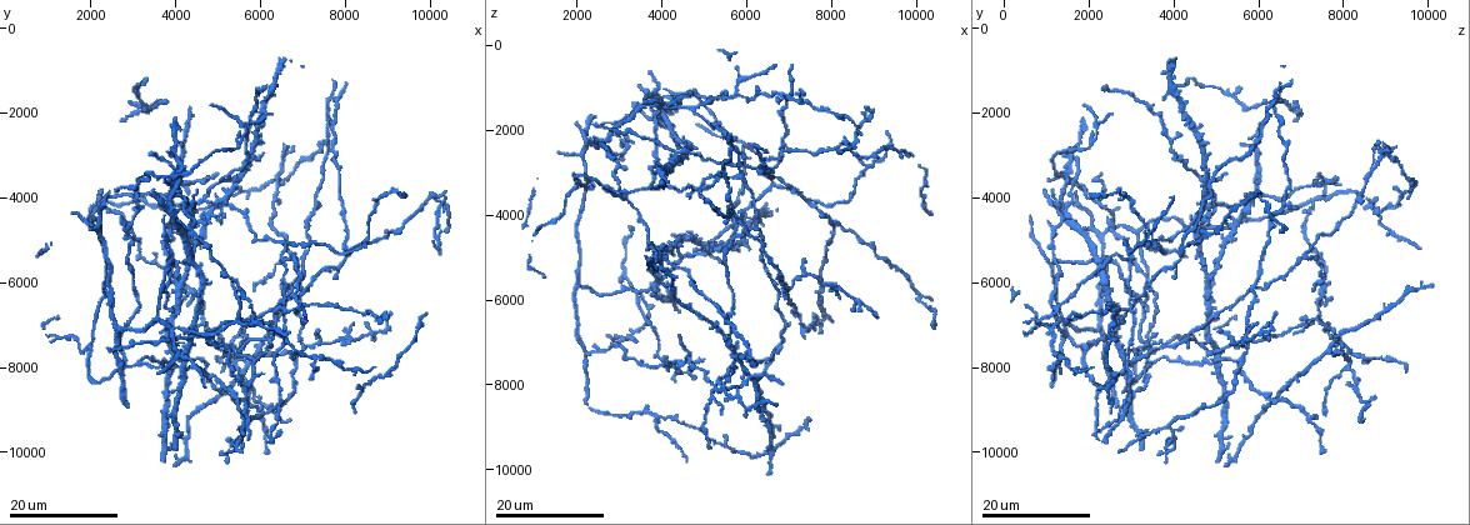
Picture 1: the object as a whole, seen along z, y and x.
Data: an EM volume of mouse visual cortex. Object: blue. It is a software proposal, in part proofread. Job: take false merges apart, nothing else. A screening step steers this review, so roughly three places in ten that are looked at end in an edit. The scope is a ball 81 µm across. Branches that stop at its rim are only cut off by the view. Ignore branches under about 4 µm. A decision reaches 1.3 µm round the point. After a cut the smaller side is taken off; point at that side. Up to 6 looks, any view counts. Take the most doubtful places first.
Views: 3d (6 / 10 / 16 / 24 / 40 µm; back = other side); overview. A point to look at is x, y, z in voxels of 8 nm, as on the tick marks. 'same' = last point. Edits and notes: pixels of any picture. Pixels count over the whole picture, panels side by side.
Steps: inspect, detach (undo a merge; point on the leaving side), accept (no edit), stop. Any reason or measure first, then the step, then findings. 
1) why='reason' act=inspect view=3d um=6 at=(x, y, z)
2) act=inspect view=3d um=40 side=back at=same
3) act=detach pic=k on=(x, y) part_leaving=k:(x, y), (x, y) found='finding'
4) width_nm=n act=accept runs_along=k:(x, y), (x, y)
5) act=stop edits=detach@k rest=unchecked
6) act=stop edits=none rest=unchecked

why='three-way junction' act=inspect view=3d um=16 at=(4700, 6900, 7400)

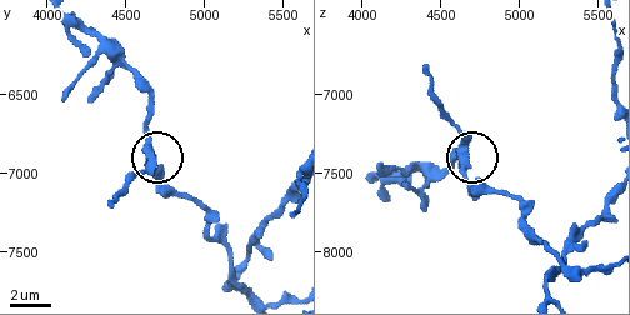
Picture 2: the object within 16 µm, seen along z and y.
act=inspect view=3d um=6 at=(4660, 6880, 7400)

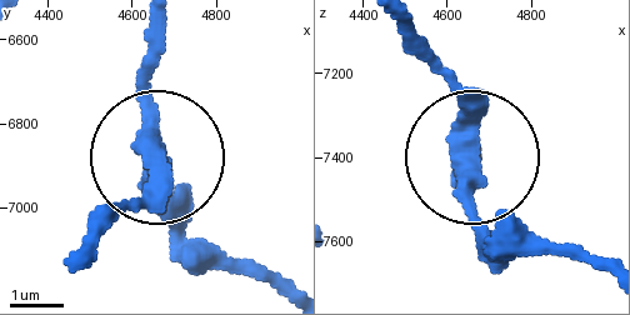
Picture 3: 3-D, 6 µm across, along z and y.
width_nm=350 act=accept found='continuous, no second neuron'

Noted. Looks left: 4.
act=inspect view=3d um=24 at=(3850, 5600, 1100)

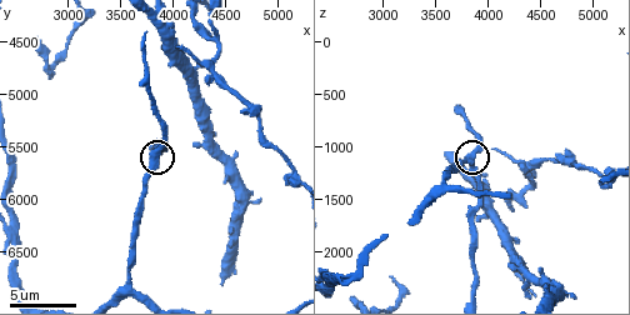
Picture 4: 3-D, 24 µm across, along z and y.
why='zoom in' act=inspect view=3d um=10 at=same

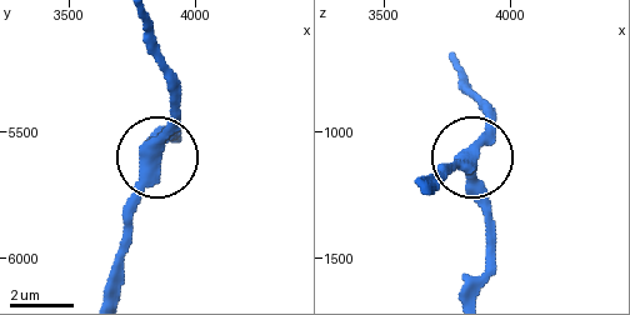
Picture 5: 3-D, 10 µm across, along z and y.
act=accept runs_along=5:(109, 293), (130, 196), (179, 103) found='all the same neuron'

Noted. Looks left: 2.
why='small branch off a trunk' act=inspect view=3d um=24 at=(2850, 7950, 3400)

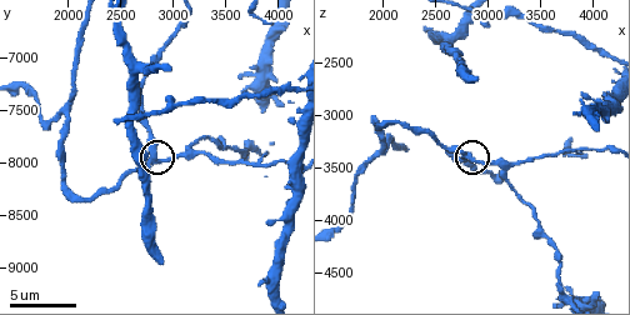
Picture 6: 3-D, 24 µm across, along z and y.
why='zoom in' act=inspect view=3d um=10 at=(2800, 7920, 3400)

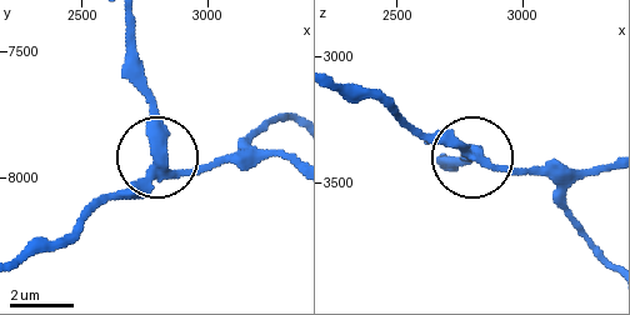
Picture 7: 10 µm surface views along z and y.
width_nm=330 act=accept runs_along=7:(26, 259), (68, 240), (148, 168), (156, 104), (148, 83) found='one neuron here'

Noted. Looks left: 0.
act=stop edits=none rest=unchecked

